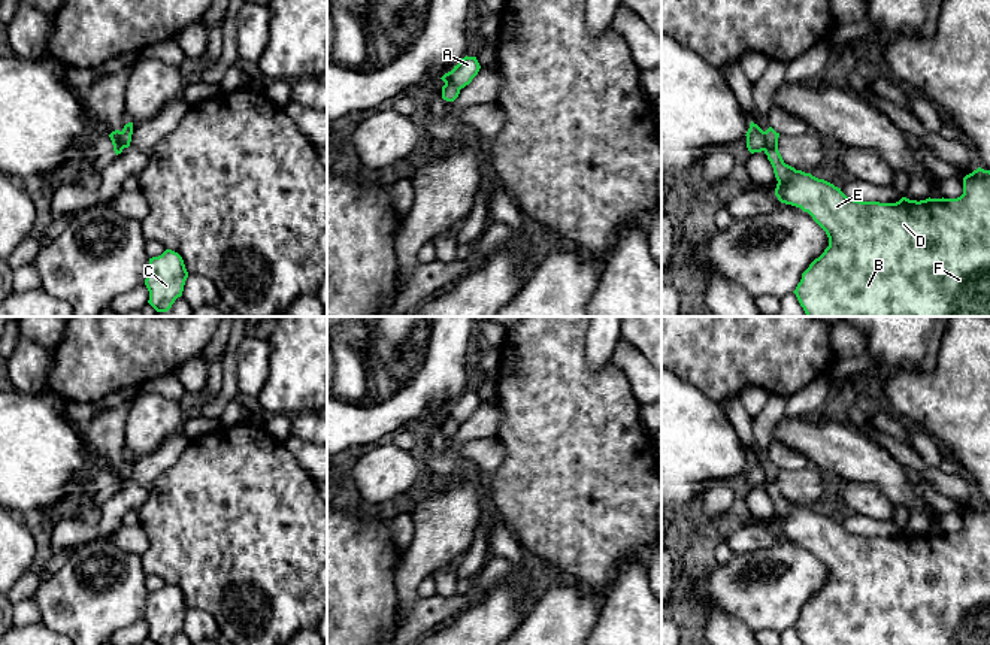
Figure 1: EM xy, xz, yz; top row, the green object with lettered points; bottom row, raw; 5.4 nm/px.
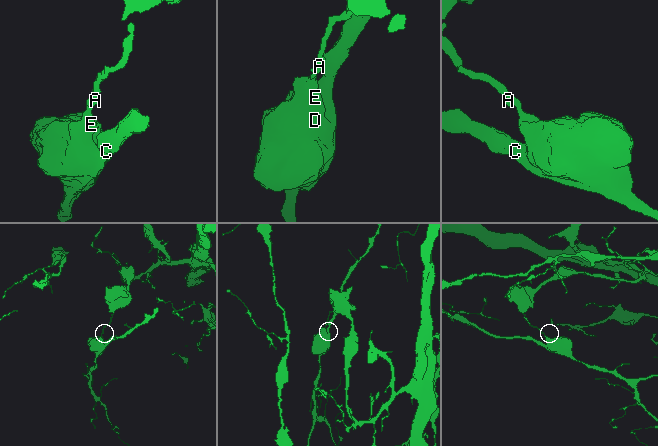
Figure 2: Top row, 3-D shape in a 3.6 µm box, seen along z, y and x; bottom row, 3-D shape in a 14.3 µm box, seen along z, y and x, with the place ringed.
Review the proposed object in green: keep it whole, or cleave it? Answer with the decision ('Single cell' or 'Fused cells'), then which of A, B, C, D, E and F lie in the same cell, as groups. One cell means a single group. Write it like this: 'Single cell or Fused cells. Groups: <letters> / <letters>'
Fused cells. Groups: A / B C D E F

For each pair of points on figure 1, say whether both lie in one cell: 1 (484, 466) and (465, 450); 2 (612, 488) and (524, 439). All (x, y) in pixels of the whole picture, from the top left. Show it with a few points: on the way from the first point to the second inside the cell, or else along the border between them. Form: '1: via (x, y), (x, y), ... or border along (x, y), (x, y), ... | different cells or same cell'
1: via (480, 462), (469, 453) | same cell
2: via (590, 477), (553, 439), (547, 439) | same cell

